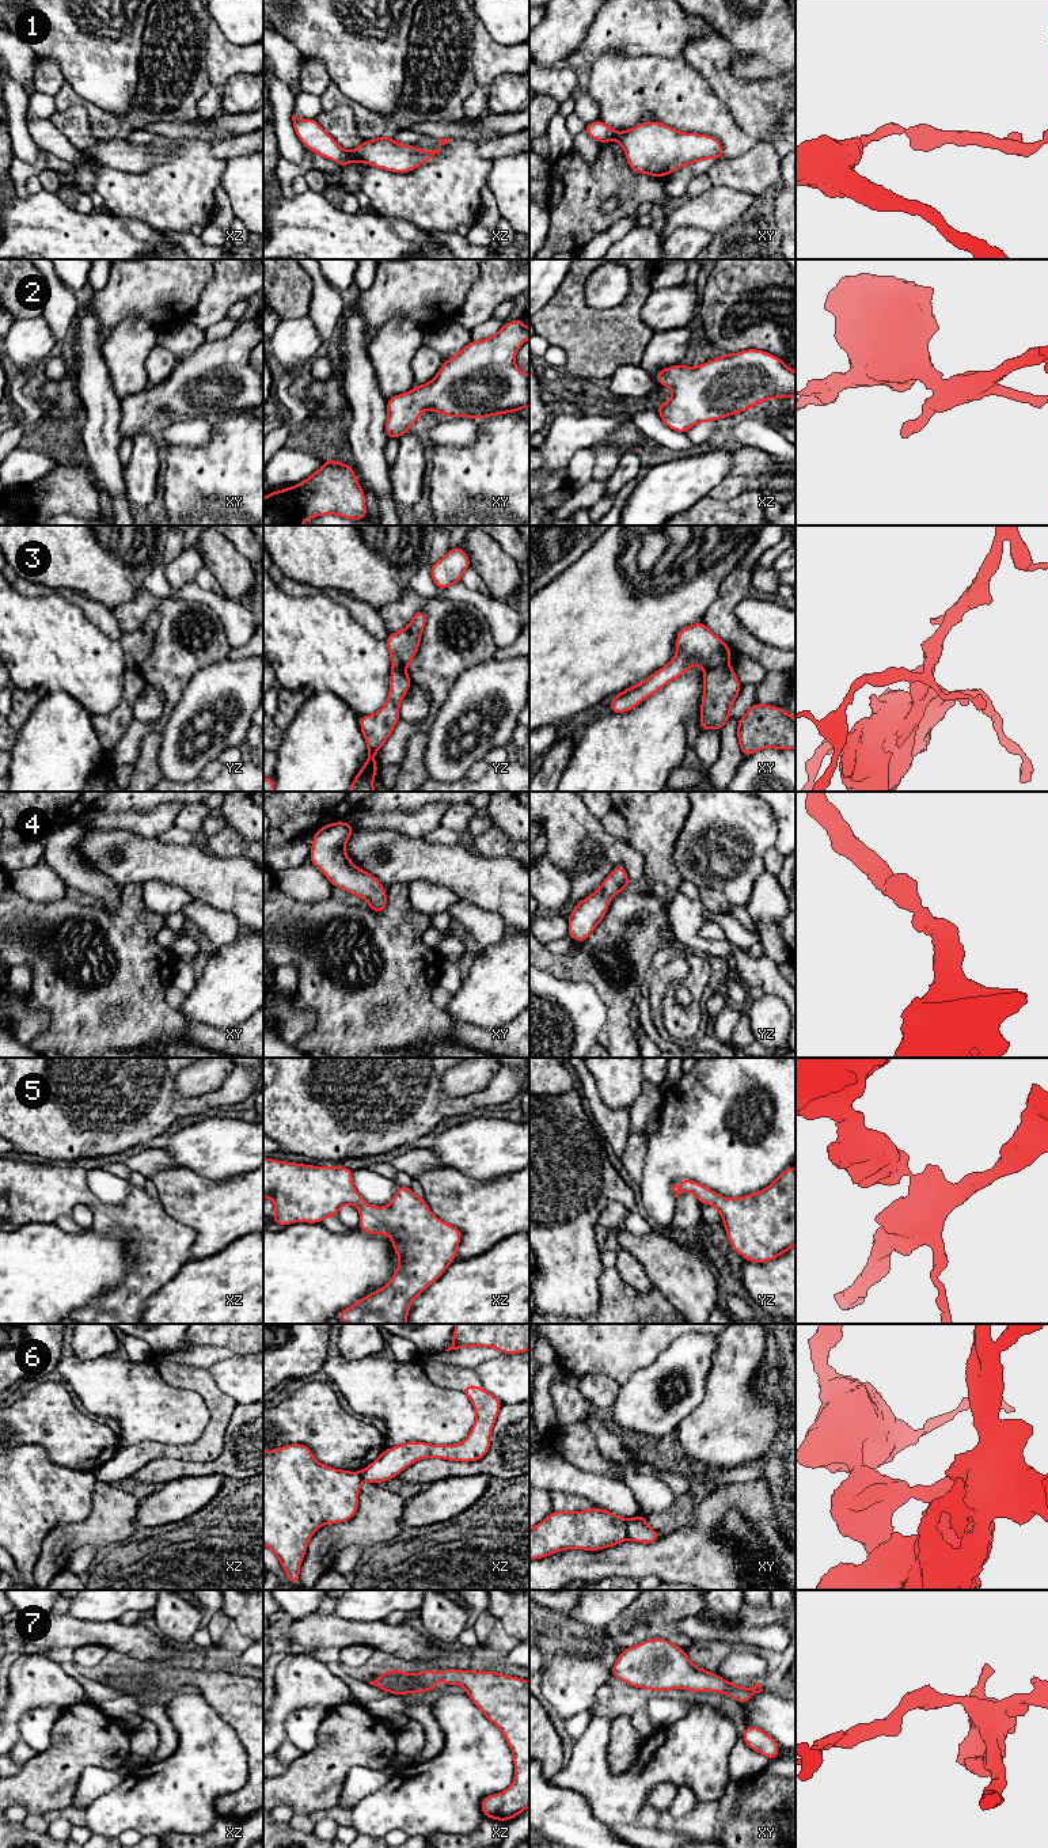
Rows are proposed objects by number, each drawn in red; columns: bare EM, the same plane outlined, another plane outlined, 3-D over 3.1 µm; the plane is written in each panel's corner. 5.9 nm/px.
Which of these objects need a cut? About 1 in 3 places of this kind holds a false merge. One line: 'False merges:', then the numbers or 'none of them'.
False merges: 1, 3, 6

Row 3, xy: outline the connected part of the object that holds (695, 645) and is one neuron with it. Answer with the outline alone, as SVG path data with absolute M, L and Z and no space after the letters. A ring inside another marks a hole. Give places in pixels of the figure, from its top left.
M703 621L690 625L676 635L675 657L642 683L614 695L610 712L623 714L633 710L665 684L687 673L691 665L699 665L707 671L728 664L730 654L730 648Z

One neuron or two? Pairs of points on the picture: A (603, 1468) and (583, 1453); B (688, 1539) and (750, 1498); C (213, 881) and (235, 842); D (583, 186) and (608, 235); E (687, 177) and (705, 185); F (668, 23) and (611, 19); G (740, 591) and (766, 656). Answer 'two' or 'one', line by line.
A: one
B: one
C: two
D: two
E: two
F: one
G: one

